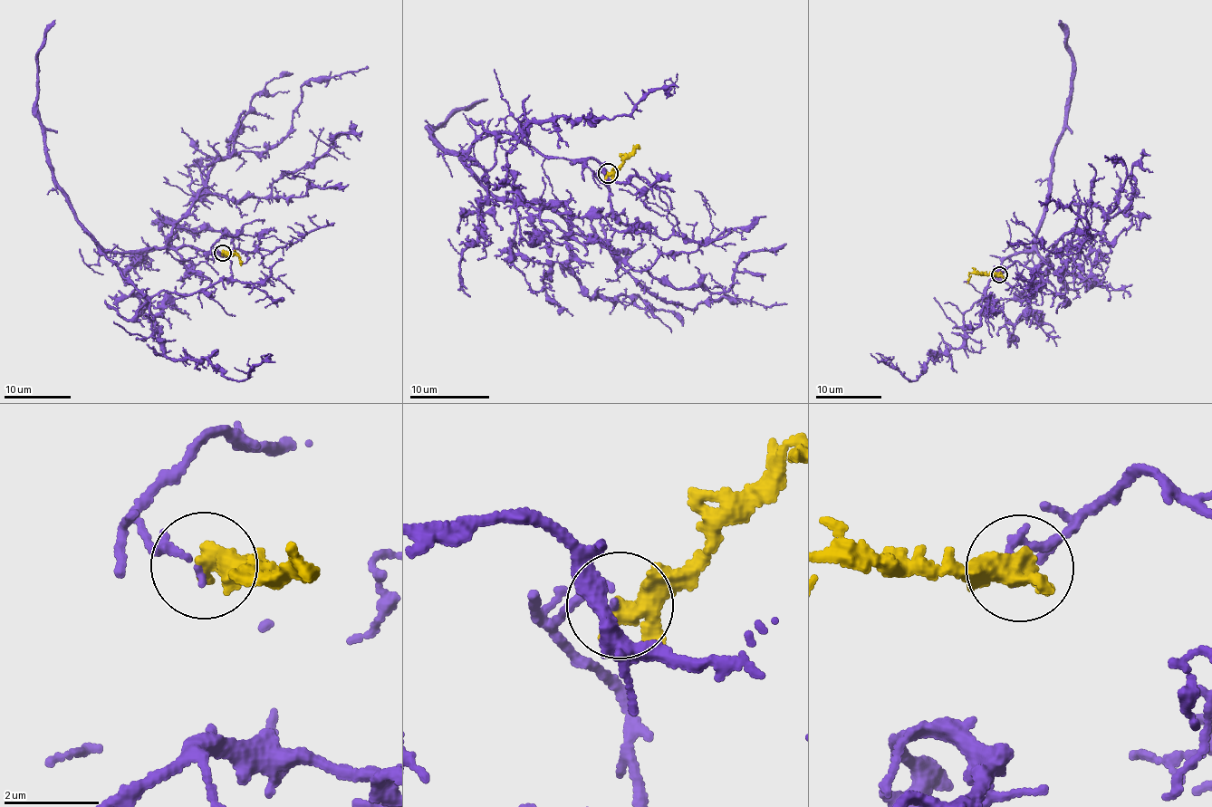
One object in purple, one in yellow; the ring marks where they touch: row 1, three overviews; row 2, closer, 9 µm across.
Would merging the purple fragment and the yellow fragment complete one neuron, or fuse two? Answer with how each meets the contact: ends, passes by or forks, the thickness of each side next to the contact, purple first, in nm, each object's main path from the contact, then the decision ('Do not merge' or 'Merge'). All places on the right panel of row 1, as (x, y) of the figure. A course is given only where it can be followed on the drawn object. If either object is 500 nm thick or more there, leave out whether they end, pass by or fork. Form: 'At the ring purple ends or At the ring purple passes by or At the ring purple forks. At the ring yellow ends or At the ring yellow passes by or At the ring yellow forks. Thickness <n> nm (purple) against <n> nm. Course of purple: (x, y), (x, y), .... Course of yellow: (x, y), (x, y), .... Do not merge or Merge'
Thickness 130 nm (purple) against 550 nm. Course of purple: (999, 273), (1015, 262), (1035, 286), (1053, 265), (1009, 256), (965, 312), (963, 343), (918, 377), (870, 353). Course of yellow: (999, 273), (973, 273), (967, 283). Do not merge

